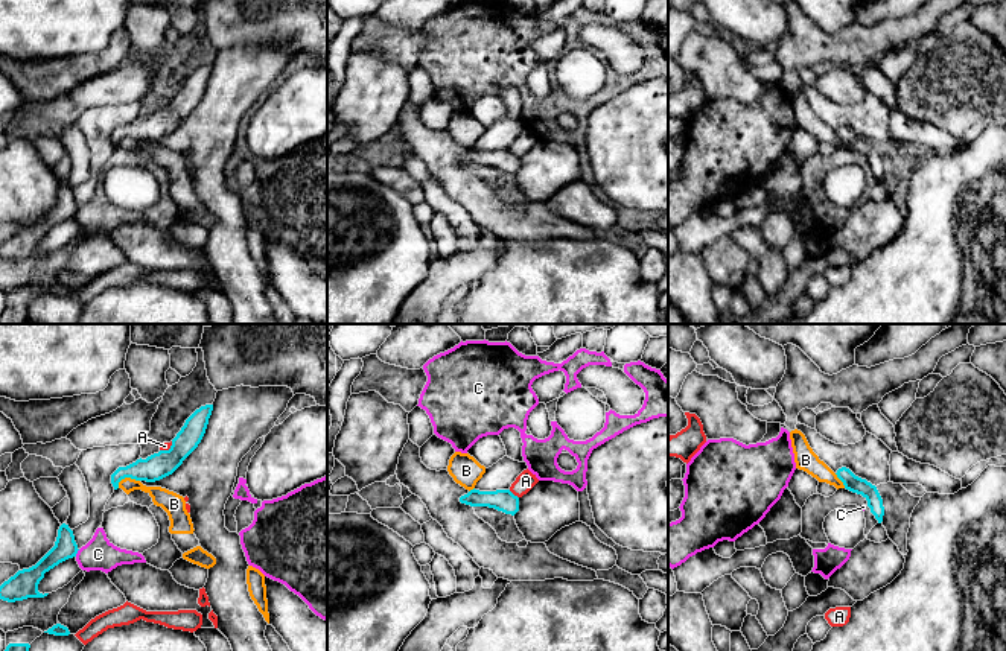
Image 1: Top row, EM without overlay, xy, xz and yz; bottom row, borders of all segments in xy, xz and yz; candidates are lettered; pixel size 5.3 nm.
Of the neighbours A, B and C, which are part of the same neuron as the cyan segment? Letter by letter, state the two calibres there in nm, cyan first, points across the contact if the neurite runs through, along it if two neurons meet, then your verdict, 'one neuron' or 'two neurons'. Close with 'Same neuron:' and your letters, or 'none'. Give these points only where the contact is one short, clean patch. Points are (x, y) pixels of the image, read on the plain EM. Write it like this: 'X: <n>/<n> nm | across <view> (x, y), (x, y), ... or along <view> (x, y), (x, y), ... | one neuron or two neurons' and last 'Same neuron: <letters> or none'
A: 120/100 nm | two neurons
B: 140/100 nm | along xy (139, 140), (124, 137), (117, 146) | two neurons
C: 120/170 nm | two neurons
Same neuron: none

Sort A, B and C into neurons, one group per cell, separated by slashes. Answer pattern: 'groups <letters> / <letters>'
groups A / B / C

